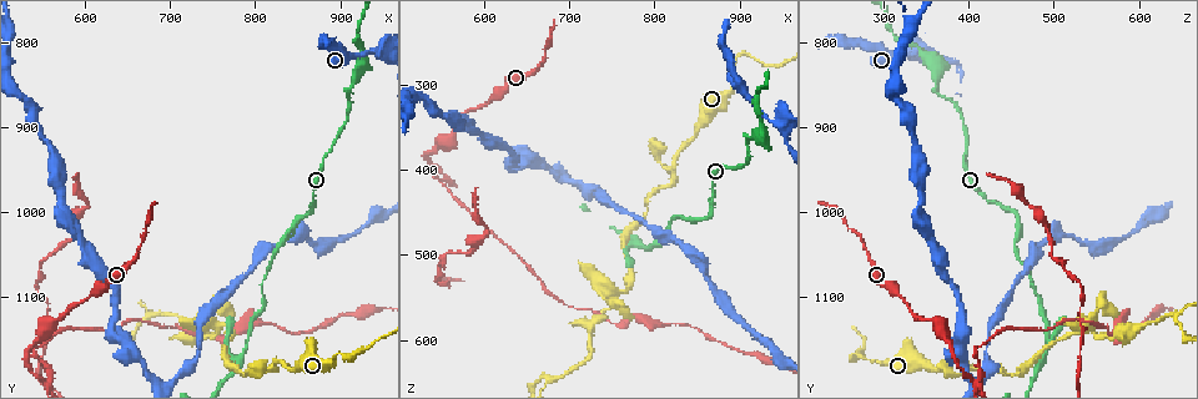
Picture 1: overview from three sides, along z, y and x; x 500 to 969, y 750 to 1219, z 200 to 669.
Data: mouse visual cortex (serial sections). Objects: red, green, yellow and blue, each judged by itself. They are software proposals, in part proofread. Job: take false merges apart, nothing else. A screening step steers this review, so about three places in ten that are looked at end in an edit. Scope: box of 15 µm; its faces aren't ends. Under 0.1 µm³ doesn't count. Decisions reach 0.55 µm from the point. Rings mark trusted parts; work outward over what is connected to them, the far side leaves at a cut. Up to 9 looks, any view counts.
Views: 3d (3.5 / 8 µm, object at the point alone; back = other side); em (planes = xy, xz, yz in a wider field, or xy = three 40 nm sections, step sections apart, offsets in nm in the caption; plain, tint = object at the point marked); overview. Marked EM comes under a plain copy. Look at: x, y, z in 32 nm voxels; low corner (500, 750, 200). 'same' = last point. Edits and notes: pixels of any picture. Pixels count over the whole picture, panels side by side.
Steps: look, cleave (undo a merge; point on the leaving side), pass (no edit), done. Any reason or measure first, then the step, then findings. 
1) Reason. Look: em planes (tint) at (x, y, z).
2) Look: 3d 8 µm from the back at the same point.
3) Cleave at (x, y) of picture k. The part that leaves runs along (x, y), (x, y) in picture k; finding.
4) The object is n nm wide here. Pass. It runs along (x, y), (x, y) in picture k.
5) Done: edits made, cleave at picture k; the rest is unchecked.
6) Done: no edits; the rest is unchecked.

Sharp bend. Look: 3d 8 µm at (895, 1165, 265).

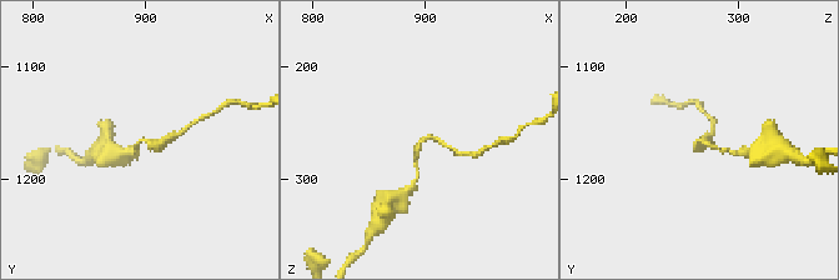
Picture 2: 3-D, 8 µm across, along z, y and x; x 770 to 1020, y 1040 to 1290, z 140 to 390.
The arms are 150, 150 nm wide. Look: em xy step 5 (tint) at (900, 1162, 264).

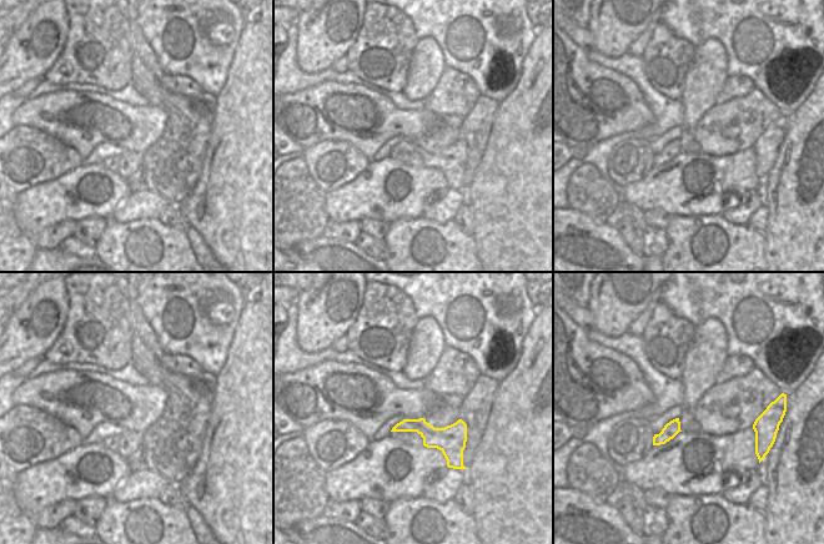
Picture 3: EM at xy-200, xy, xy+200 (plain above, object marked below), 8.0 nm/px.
The object is 160 nm wide here. Pass. It runs along (137, 151), (141, 139), (174, 136) in picture 2; continuous, no second cell.

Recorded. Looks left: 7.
Side arm on a straight run. Look: 3d 3.5 µm at (820, 1175, 400).

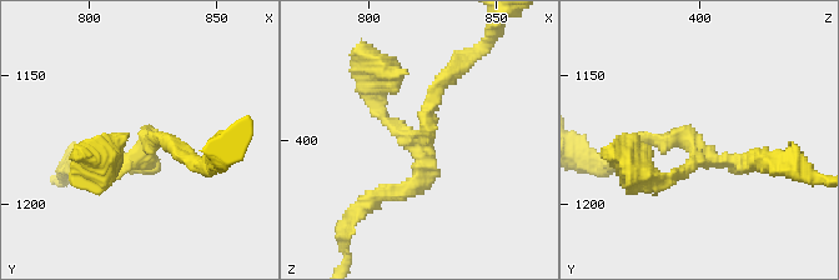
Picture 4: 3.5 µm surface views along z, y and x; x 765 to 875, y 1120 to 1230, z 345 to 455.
3 arms meet here; the arms are 150, 200, 200 nm wide; shape alone is not enough. Look: em xy step 5 (tint) at (824, 1179, 400).

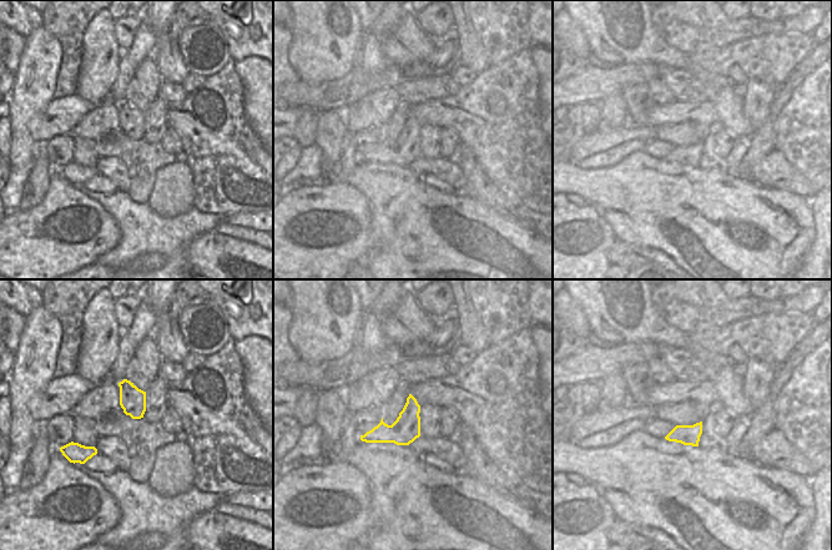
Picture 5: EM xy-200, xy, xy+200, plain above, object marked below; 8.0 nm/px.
Pass. It runs along (455, 70), (427, 109), (423, 176), (385, 193) in picture 4; continuous, no second cell.

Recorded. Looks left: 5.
Sharp bend. Look: 3d 3.5 µm from the back at (785, 1170, 490).

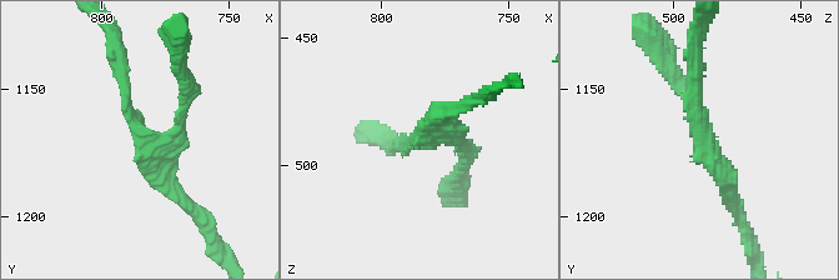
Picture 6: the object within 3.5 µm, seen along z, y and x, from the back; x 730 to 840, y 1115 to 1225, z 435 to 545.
Pass. Continuous, no second cell.

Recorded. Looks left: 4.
Three arms meet. Look: 3d 3.5 µm at (760, 1130, 545).

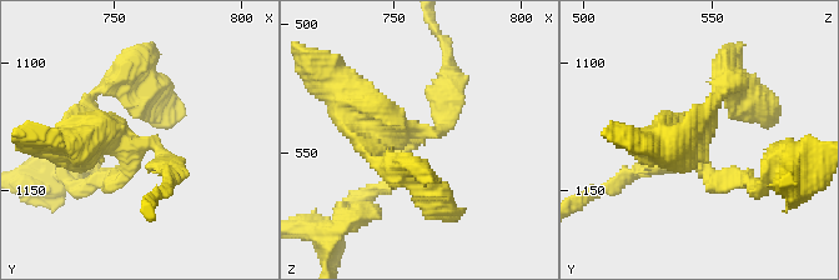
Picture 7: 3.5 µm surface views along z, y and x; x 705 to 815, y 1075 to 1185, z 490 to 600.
3 arms meet here; the arms are 200, 200, 300 nm wide; need the tissue. Look: em planes (tint) at (760, 1133, 542).

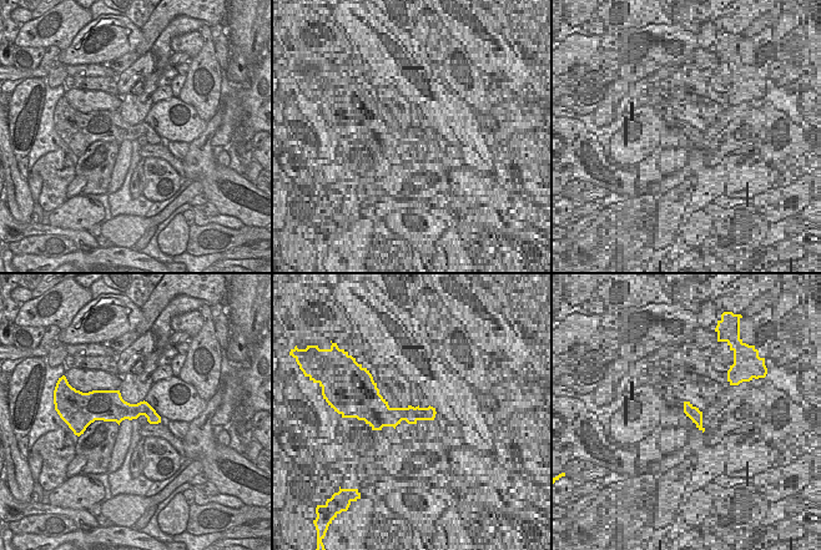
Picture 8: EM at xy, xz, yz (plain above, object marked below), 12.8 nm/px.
Pass. It runs along (451, 78), (438, 129), (362, 144) in picture 7; all the same cell.

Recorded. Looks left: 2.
Done: no edits; the rest is unchecked.

